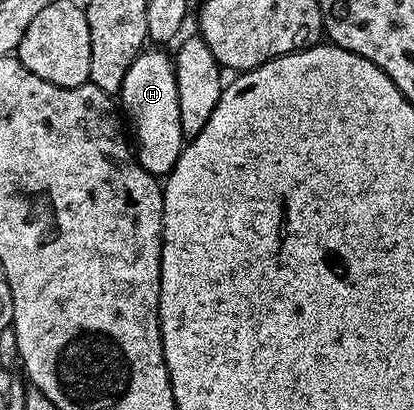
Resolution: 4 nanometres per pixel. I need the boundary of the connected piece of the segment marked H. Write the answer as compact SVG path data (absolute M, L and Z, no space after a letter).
M163 49L151 50L155 51L140 51L133 65L129 65L129 73L125 73L125 81L117 95L135 130L133 143L137 148L139 164L153 176L166 177L177 165L179 154L185 146L185 136L181 129L181 105L172 56L166 55Z

